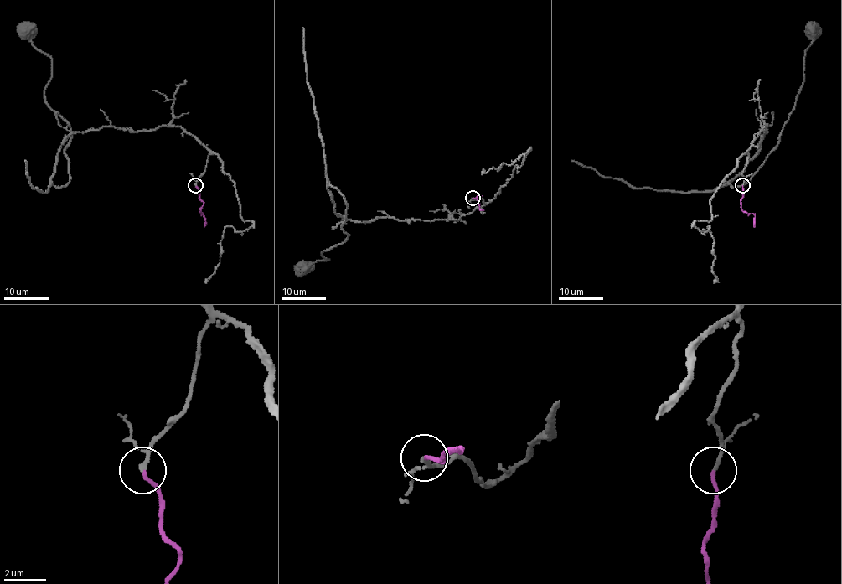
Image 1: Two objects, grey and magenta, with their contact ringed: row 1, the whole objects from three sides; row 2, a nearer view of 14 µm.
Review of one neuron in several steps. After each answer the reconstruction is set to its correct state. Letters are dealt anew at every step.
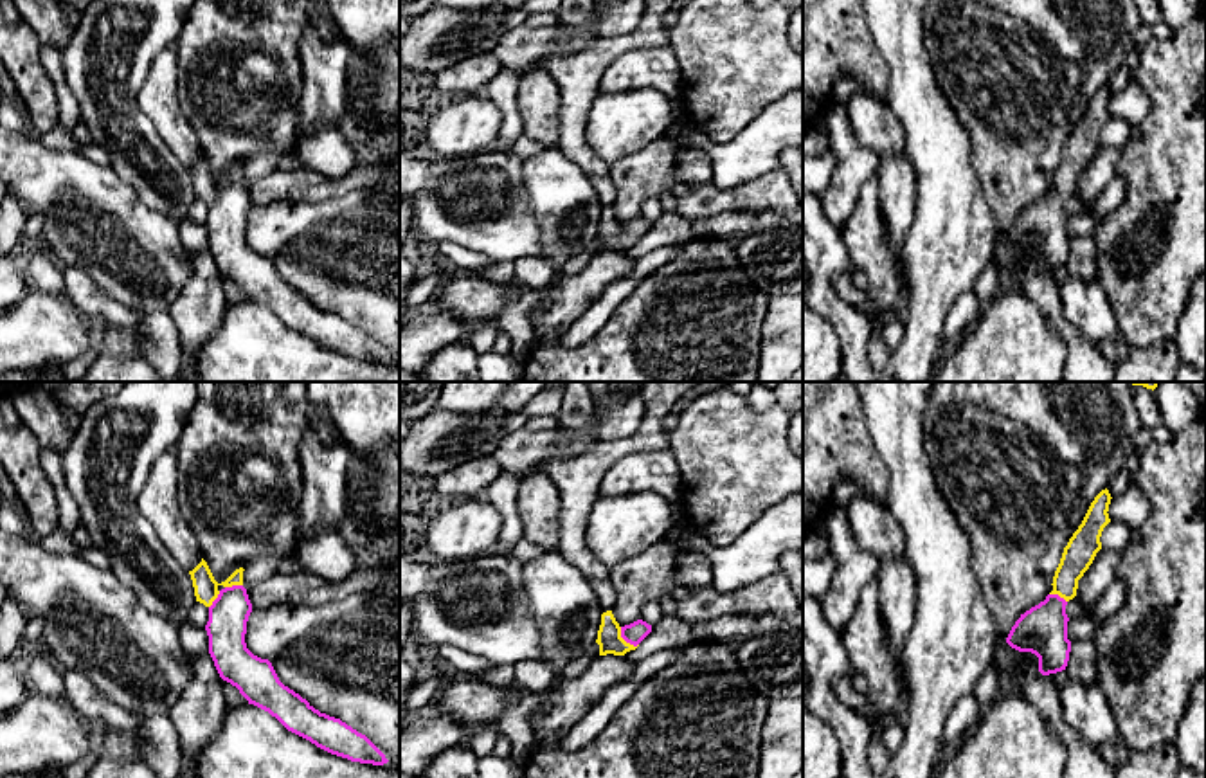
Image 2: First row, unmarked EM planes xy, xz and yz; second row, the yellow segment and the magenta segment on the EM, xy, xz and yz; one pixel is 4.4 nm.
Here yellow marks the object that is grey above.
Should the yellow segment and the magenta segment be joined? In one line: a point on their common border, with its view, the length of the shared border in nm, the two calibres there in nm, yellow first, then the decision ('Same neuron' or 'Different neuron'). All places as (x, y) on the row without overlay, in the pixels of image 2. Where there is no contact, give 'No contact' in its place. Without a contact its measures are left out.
Touches yellow at xz (623, 236). Shared border 120 nm. Thickness 110 nm (yellow) against 90 nm. Same neuron

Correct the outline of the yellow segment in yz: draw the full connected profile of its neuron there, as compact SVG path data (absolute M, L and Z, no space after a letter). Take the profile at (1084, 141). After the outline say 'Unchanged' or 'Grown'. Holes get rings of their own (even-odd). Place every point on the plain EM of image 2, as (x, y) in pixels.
M1102 86L1091 99L1082 121L1064 144L1060 160L1053 173L1053 187L1044 198L1031 204L1012 223L1006 240L1019 249L1031 249L1039 254L1042 272L1066 267L1071 249L1067 236L1066 202L1076 193L1078 176L1102 146L1102 128L1111 119L1109 86Z. Grown

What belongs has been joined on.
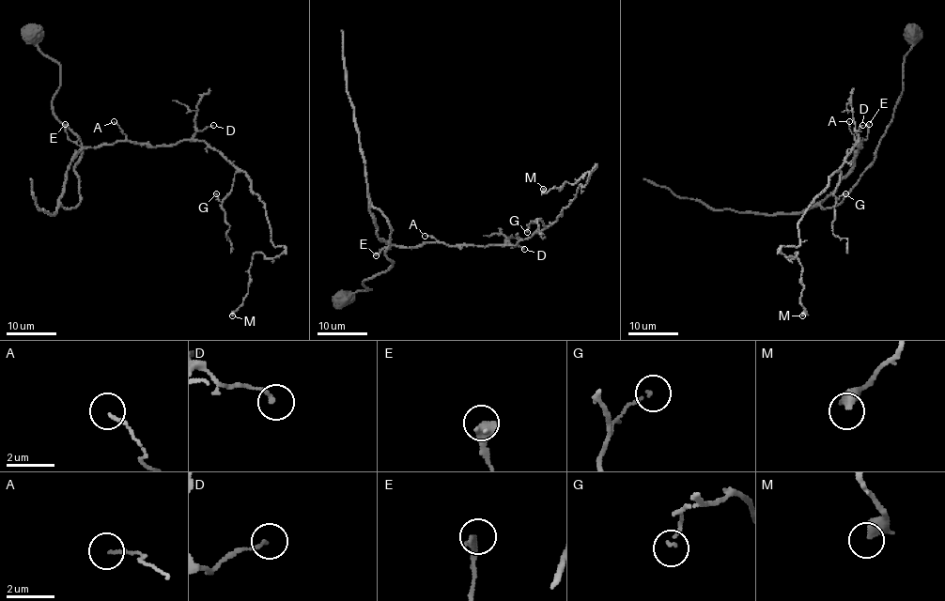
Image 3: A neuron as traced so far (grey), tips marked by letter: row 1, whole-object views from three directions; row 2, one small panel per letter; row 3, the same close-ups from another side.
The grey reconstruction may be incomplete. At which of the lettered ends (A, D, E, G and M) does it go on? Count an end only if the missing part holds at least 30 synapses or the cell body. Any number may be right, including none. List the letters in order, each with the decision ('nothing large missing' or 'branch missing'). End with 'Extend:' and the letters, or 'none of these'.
A: nothing large missing
D: nothing large missing
E: nothing large missing
G: nothing large missing
M: nothing large missing
Extend: none of these

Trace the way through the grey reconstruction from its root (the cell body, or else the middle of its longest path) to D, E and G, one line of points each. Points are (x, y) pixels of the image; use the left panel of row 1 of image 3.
D: (30, 34), (59, 66), (53, 112), (81, 143), (80, 202), (66, 208), (84, 148), (172, 145), (213, 125)
E: (30, 34), (59, 66), (53, 112), (81, 143), (80, 202), (69, 208), (58, 197), (81, 147), (65, 124)
G: (30, 34), (81, 143), (63, 207), (69, 162), (117, 142), (203, 140), (237, 170), (216, 193)

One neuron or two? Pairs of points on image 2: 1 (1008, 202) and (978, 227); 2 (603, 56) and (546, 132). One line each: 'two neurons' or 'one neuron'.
1: two neurons
2: two neurons

